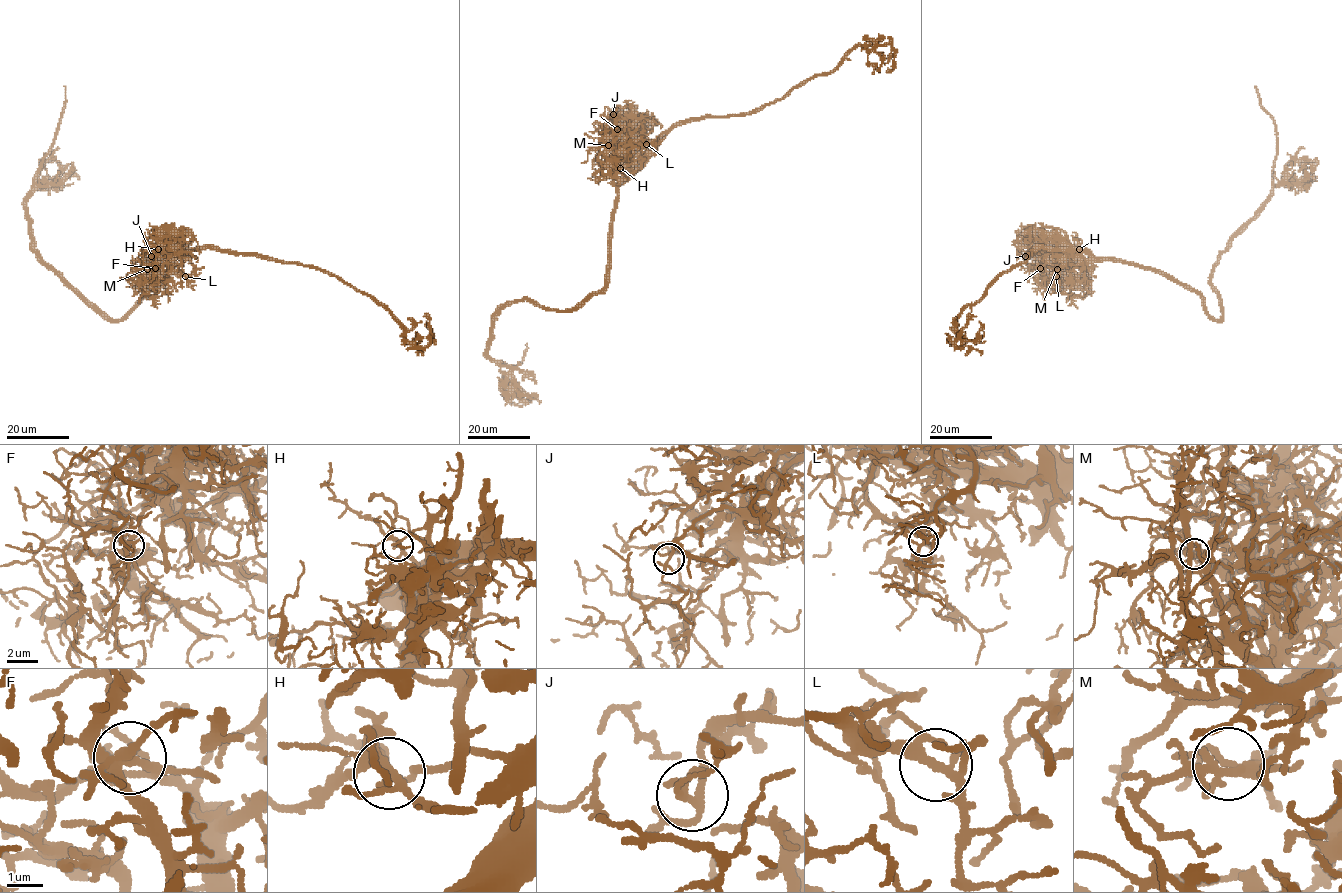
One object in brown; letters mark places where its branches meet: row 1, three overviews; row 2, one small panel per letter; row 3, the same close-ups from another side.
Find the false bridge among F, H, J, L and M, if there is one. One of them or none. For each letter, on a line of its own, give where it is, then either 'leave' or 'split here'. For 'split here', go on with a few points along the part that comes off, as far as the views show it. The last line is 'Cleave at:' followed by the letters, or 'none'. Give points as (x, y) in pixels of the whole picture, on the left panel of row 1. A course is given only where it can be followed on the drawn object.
F: (155, 268) | leave
H: (158, 249) | leave
J: (151, 256) | leave
L: (185, 276) | leave
M: (147, 269) | leave
Cleave at: none

